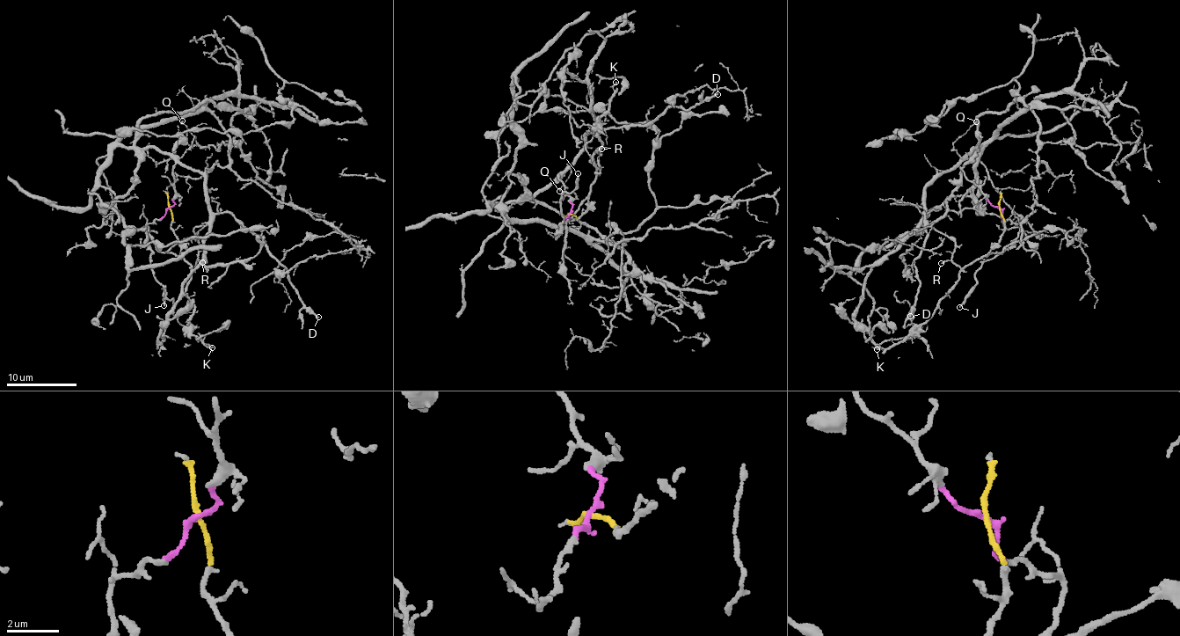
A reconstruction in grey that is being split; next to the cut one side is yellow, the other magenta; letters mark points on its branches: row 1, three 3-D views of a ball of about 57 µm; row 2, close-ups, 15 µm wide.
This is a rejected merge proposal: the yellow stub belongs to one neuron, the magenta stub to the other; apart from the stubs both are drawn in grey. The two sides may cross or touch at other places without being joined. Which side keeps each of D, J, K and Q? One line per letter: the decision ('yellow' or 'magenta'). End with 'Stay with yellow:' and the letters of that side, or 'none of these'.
D: magenta
J: magenta
K: yellow
Q: magenta
Stay with yellow: K

